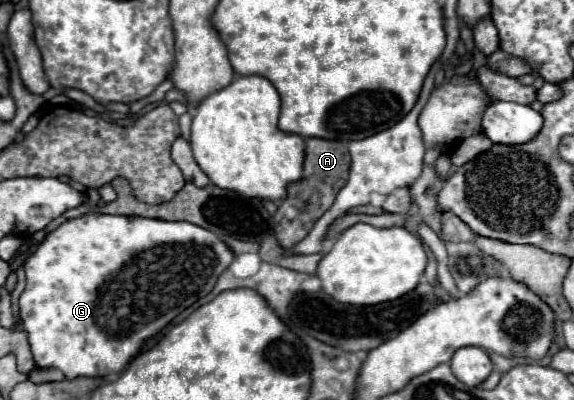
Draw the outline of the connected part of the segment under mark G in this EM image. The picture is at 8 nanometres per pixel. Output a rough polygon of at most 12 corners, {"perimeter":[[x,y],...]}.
{"perimeter":[[94,211],[24,265],[36,367],[120,373],[236,255]]}

